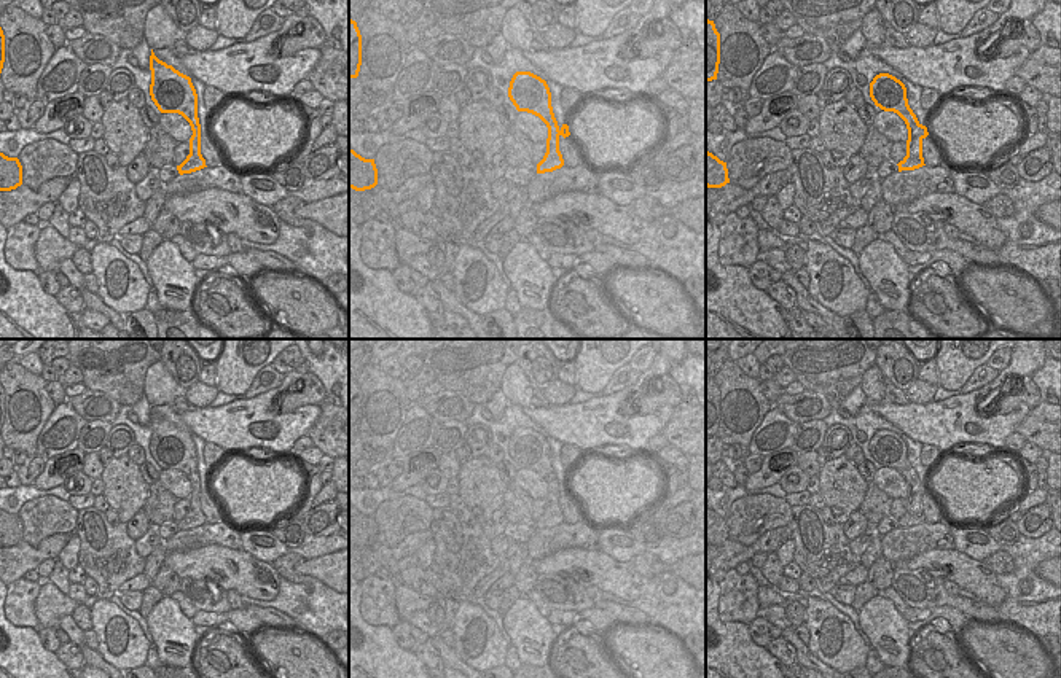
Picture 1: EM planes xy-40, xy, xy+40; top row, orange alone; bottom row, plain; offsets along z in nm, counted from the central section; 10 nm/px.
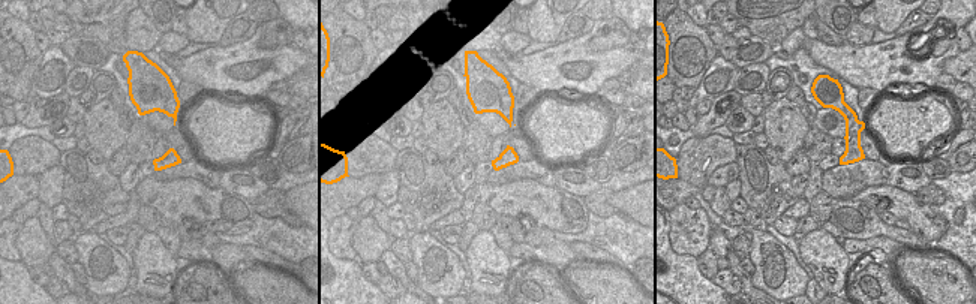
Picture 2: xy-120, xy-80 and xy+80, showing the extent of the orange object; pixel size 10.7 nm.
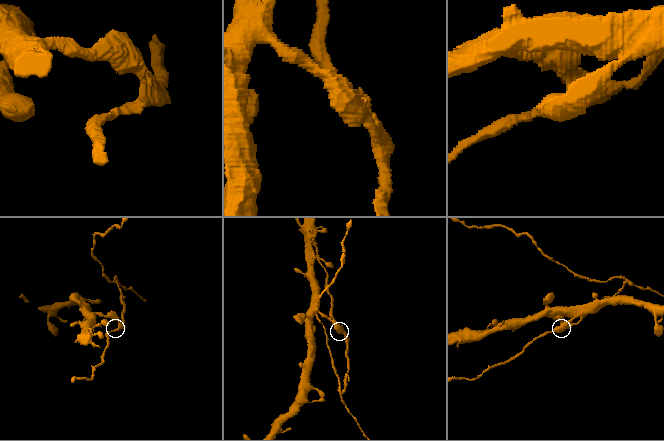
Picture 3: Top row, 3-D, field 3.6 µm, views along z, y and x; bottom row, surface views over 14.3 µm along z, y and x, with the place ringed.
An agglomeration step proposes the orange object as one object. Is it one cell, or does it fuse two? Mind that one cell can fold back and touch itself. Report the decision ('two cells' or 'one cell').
two cells

